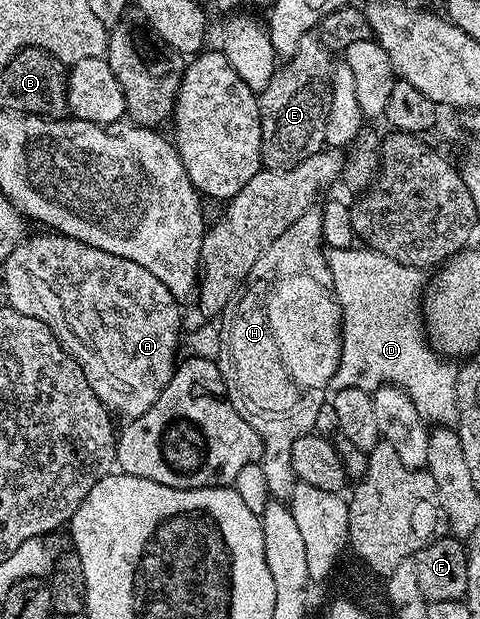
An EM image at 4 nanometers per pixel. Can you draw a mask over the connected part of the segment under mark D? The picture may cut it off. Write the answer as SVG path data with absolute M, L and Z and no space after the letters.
M353 245L348 248L329 248L326 264L332 273L334 295L342 314L342 348L336 373L330 382L334 391L340 389L364 389L373 392L378 387L399 387L408 393L412 405L427 424L453 428L458 421L456 381L458 367L449 358L438 354L426 337L424 326L424 292L428 287L423 268L400 265L384 253L376 253L371 247Z

